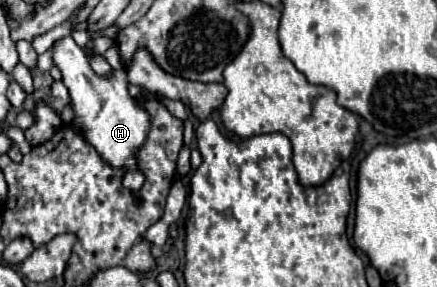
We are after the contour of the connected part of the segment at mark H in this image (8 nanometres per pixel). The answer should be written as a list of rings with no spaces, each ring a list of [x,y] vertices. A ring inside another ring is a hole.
[[[63,37],[55,43],[53,61],[59,67],[63,83],[71,95],[73,119],[69,121],[69,125],[77,127],[77,131],[83,133],[85,141],[95,147],[95,151],[107,165],[125,171],[123,185],[131,191],[133,197],[137,197],[145,183],[145,175],[139,167],[137,153],[147,141],[151,115],[141,103],[137,103],[129,95],[127,73],[123,69],[113,69],[109,75],[97,75],[91,69],[85,51],[73,41],[73,37]]]

